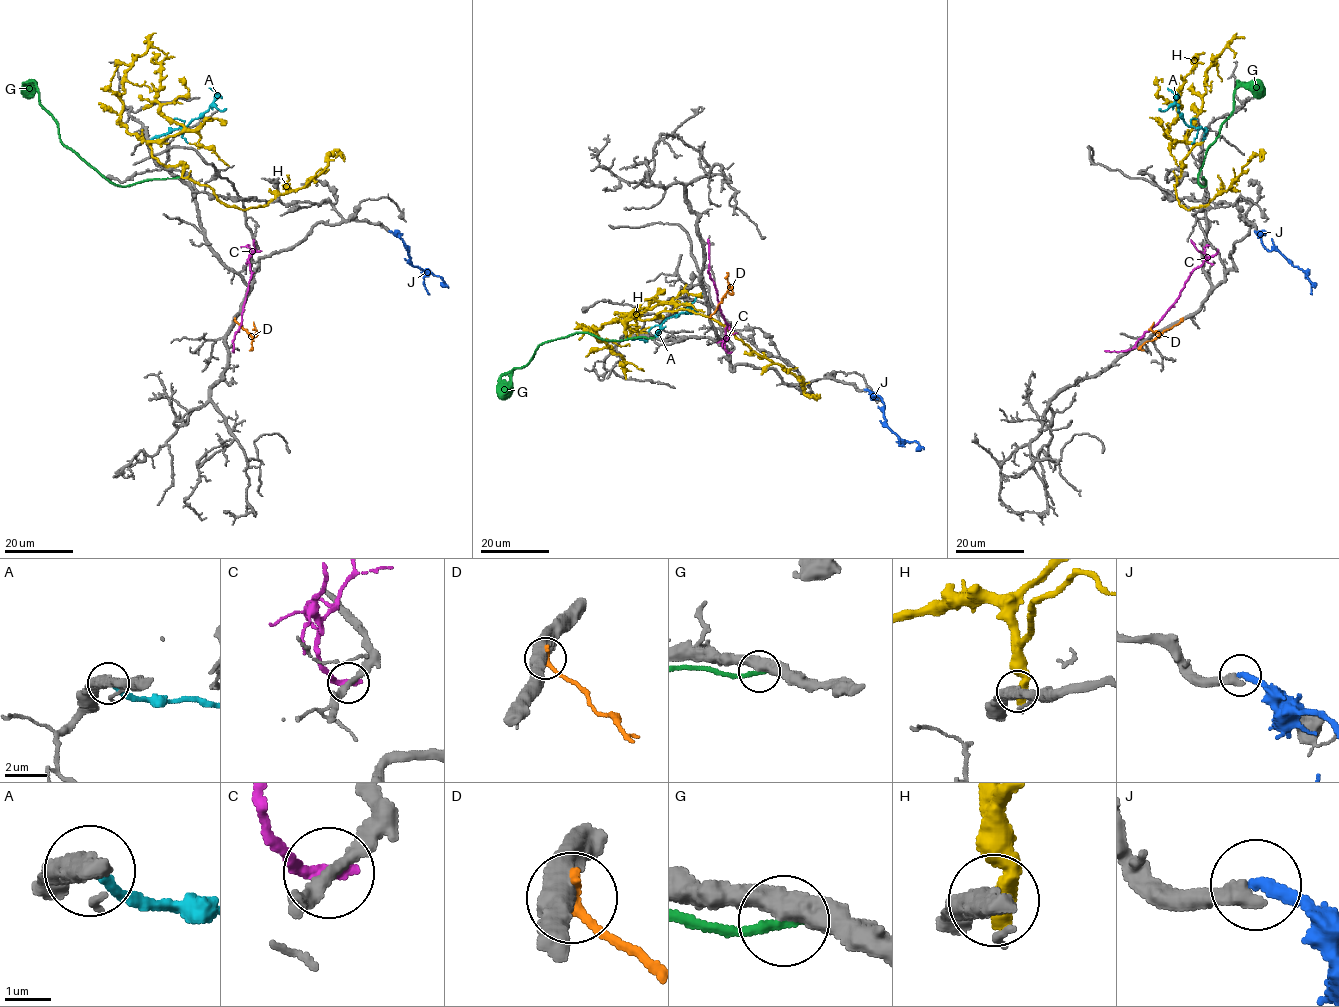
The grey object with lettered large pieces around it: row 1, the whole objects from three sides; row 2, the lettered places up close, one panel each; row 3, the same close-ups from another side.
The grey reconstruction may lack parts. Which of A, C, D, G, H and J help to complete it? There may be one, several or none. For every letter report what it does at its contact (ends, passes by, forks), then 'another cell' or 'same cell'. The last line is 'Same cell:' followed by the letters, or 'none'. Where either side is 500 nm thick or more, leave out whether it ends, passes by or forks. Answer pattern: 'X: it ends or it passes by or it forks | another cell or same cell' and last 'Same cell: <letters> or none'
A: it ends | another cell
C: it ends | another cell
D: another cell
G: it ends | another cell
H: another cell
J: it ends | another cell
Same cell: none

